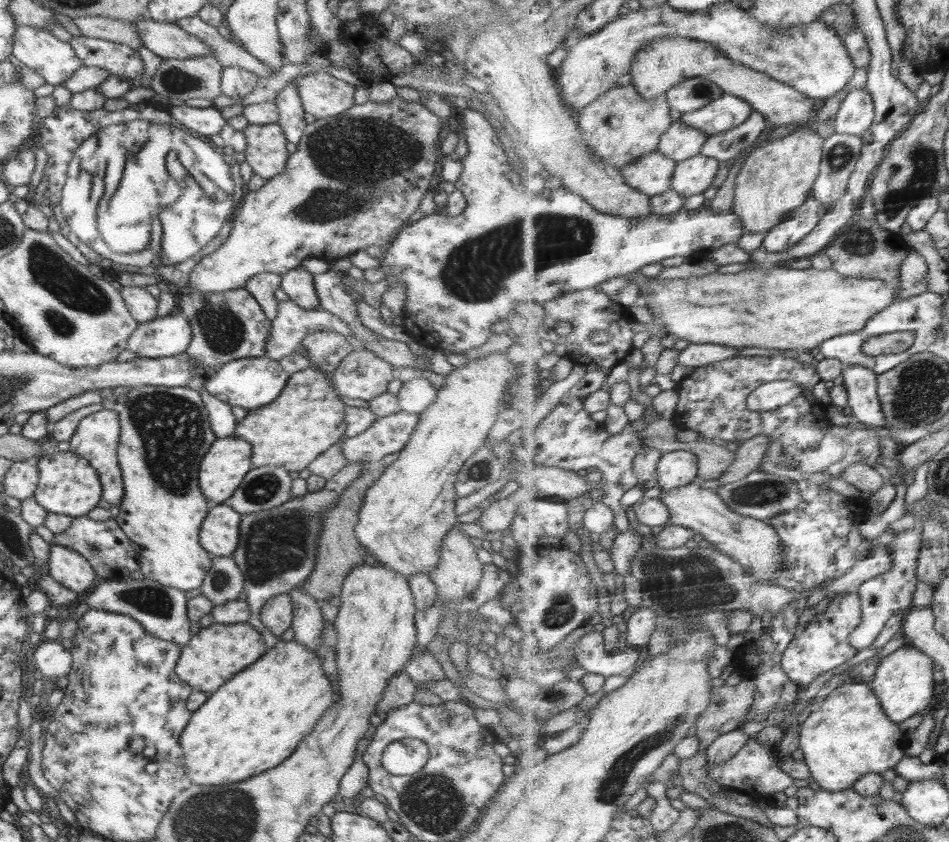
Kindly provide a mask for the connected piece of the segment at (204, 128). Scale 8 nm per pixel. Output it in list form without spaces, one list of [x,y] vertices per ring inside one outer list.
[[[184,102],[180,106],[170,105],[168,111],[181,124],[182,128],[204,134],[207,137],[219,134],[227,123],[215,106],[196,108],[190,107]]]

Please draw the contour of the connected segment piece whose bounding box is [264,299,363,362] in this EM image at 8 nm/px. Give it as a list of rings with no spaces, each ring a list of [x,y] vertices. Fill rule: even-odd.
[[[292,299],[280,301],[278,304],[278,314],[271,321],[271,331],[266,341],[264,356],[270,360],[278,361],[284,356],[288,356],[298,350],[302,339],[310,333],[322,332],[322,330],[333,330],[341,334],[351,345],[353,350],[362,348],[363,344],[353,335],[351,328],[341,318],[322,308],[306,310],[298,306]]]

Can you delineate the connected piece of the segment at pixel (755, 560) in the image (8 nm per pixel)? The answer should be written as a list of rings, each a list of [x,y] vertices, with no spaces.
[[[701,480],[678,488],[663,489],[661,498],[672,511],[672,524],[693,529],[706,541],[712,542],[715,549],[741,562],[755,579],[772,583],[775,576],[785,570],[786,548],[772,523],[735,511],[719,491],[704,488]]]

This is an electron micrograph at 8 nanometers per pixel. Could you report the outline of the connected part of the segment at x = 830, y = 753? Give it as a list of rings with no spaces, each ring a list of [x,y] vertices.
[[[855,680],[838,687],[827,697],[823,705],[801,724],[800,736],[800,747],[805,755],[808,774],[813,776],[821,788],[832,791],[852,789],[867,774],[883,773],[890,768],[896,768],[912,745],[912,737],[903,731],[901,723],[889,717],[871,684]]]

